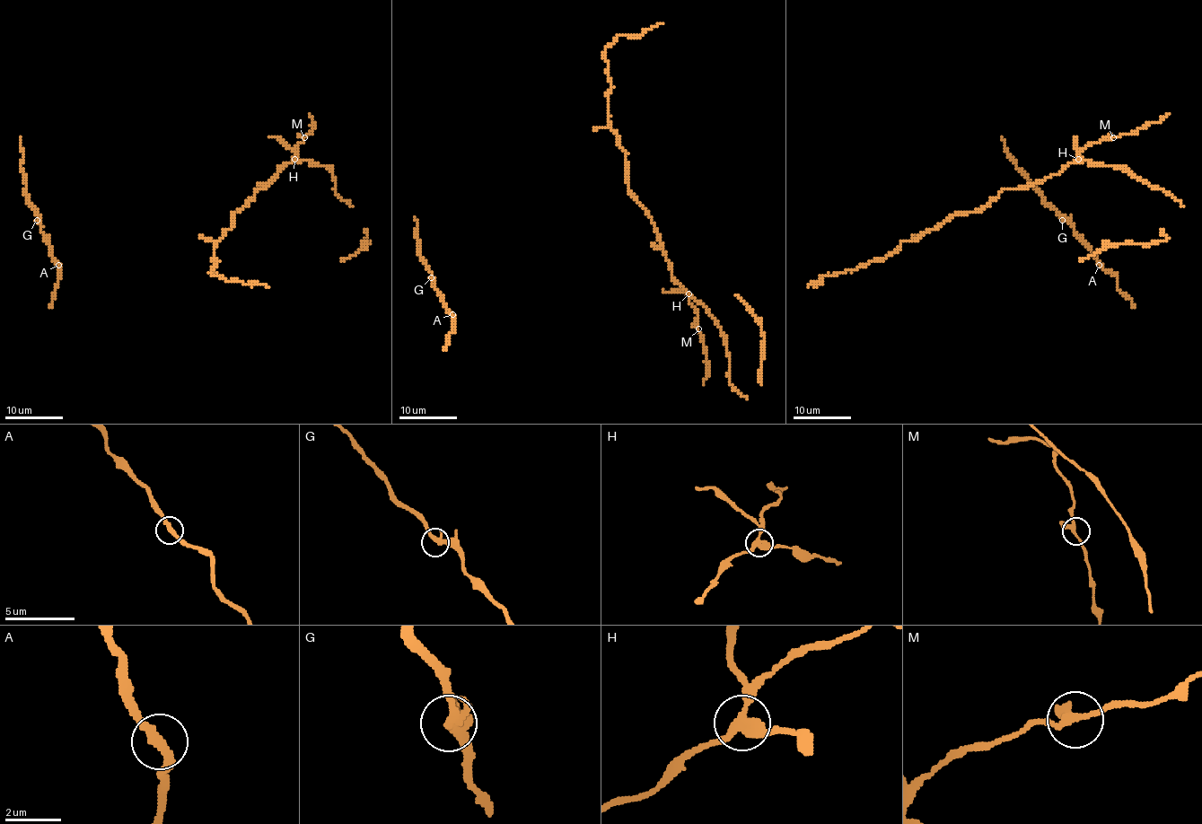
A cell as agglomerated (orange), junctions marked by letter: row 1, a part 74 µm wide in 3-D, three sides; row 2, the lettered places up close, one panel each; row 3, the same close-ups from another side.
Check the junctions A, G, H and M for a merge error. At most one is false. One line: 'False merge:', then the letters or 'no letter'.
False merge: H

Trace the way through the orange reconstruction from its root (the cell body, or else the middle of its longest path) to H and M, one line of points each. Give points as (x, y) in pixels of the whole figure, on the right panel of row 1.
H: (1006, 188), (1020, 189), (1057, 175), (1077, 159)
M: (1006, 188), (1020, 189), (1057, 175), (1089, 144), (1113, 137)

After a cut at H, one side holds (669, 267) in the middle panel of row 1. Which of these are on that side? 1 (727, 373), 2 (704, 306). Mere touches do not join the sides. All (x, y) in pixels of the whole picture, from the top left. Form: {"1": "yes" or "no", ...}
{"1": "no", "2": "no"}

